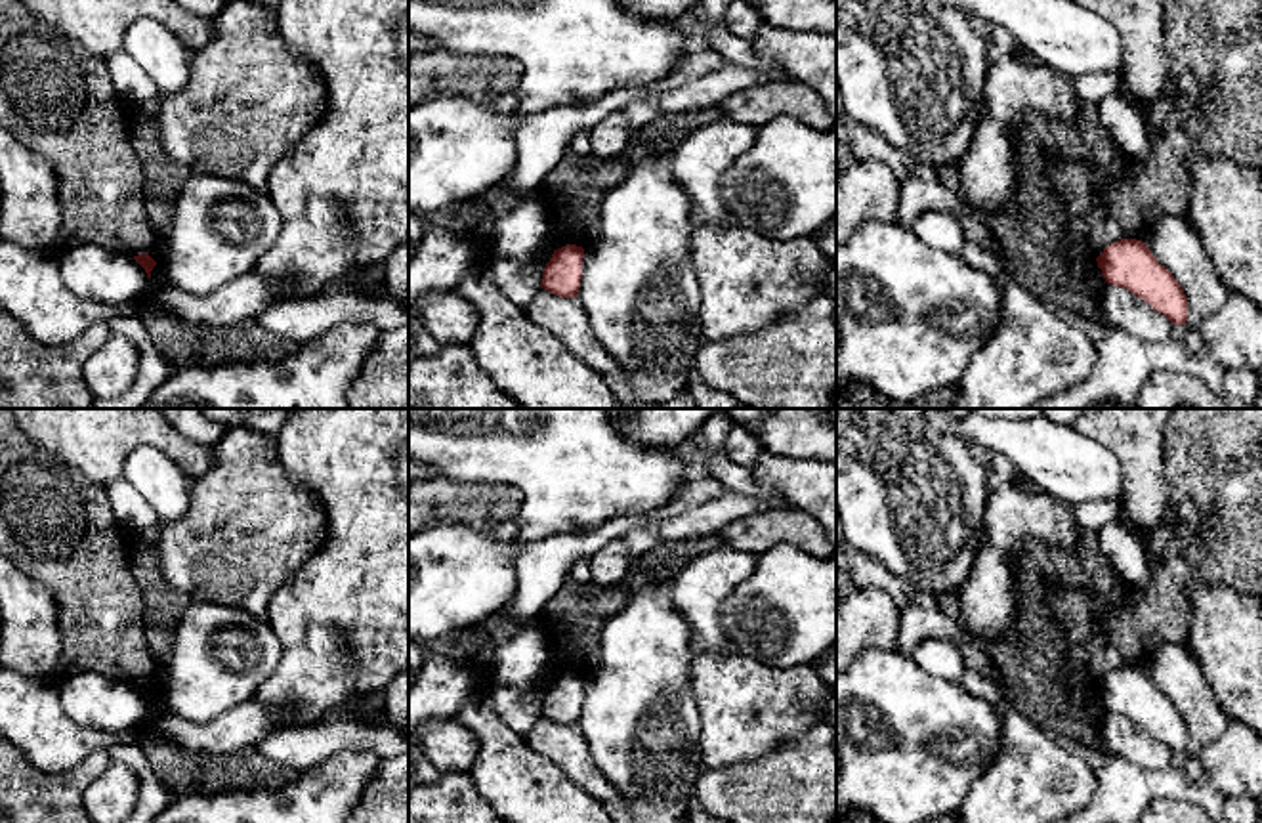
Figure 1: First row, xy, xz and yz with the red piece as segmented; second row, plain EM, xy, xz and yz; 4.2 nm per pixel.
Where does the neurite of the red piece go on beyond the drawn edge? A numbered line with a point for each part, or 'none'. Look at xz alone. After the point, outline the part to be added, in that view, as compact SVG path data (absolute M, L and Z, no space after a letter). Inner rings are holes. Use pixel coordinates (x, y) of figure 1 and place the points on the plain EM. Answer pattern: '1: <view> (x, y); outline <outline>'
none

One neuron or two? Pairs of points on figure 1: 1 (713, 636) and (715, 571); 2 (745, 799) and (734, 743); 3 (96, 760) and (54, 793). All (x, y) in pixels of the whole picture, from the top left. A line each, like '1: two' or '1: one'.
1: one
2: two
3: one

